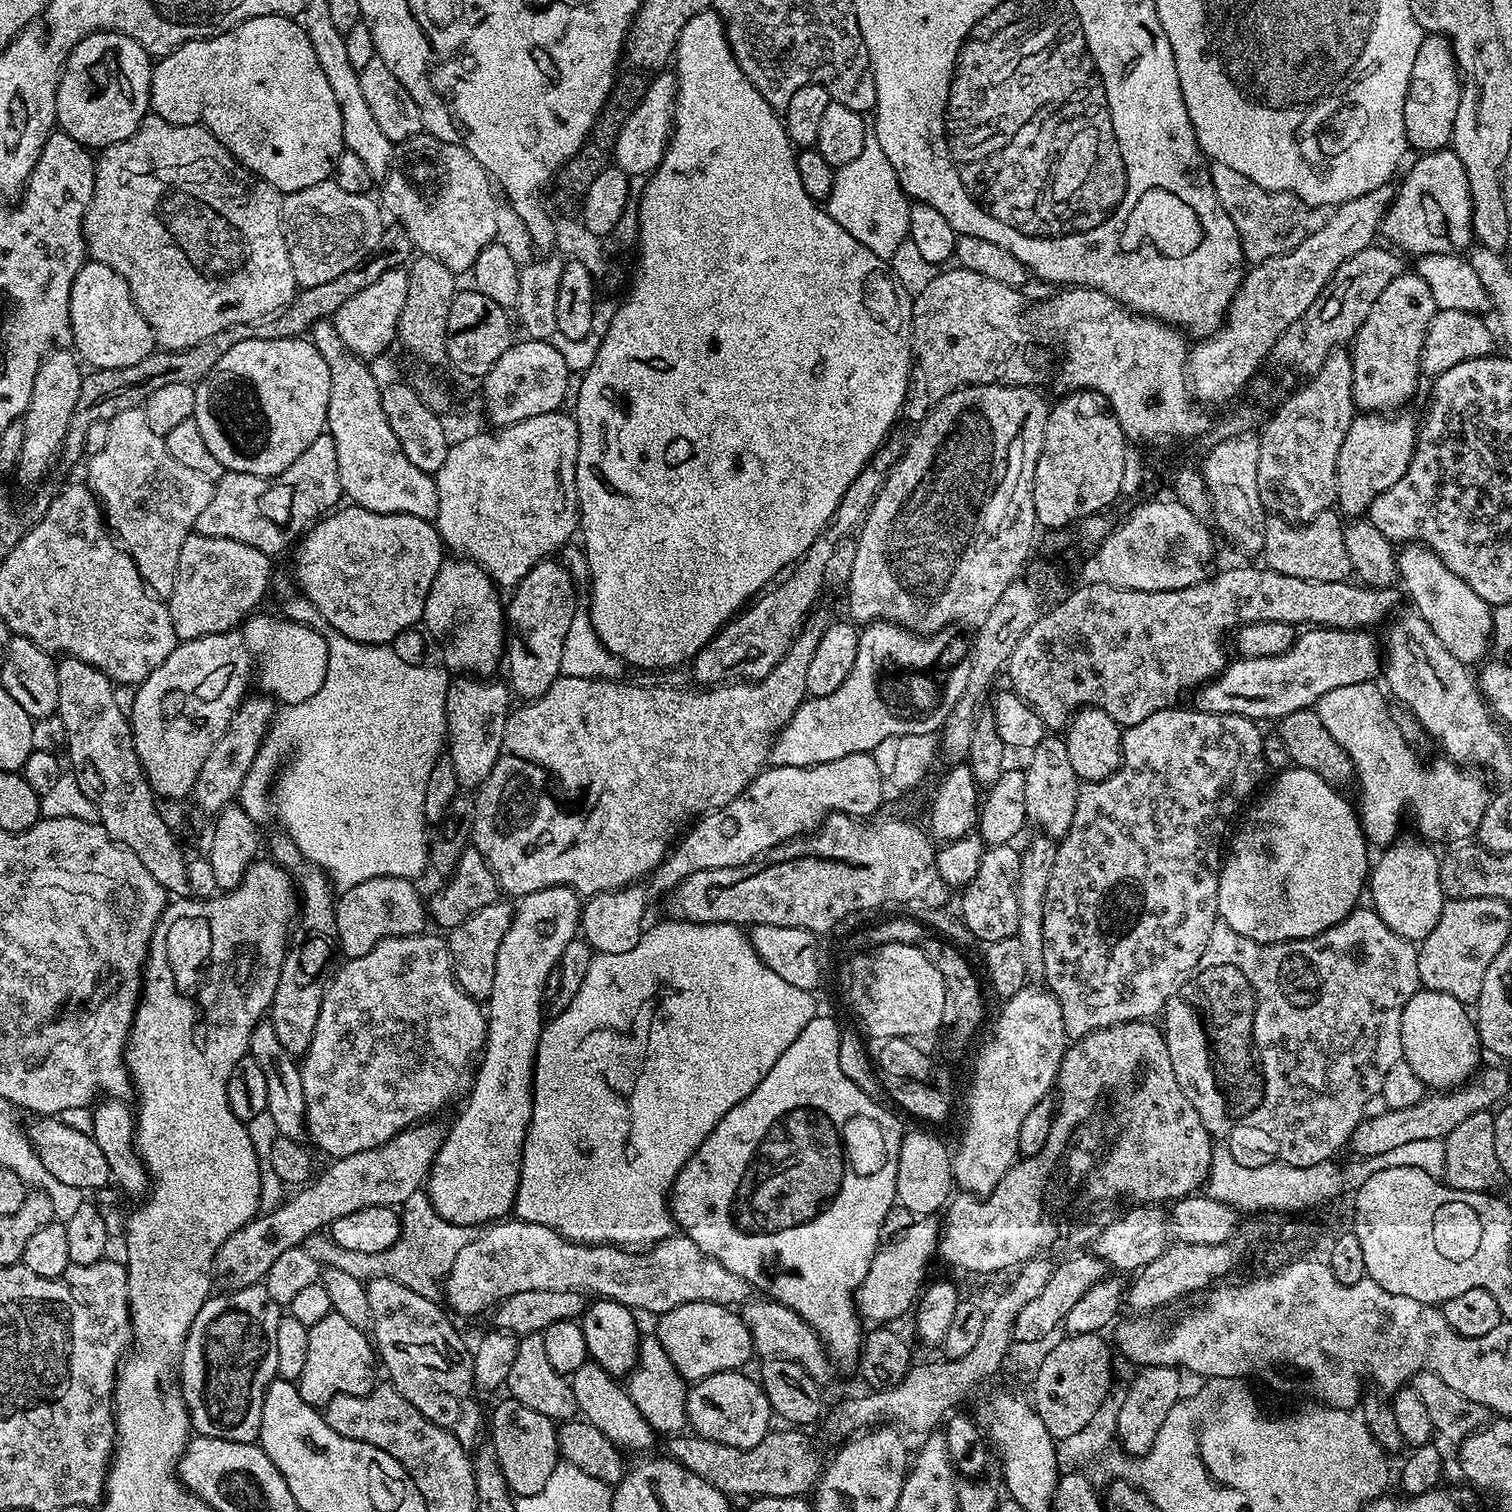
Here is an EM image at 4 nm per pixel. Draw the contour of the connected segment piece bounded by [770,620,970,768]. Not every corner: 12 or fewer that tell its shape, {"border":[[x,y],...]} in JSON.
{"border":[[888,620],[860,632],[834,694],[772,741],[778,768],[939,733],[970,640]]}

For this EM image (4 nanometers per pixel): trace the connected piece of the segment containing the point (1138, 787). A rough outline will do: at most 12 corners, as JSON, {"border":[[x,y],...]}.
{"border":[[1163,708],[1081,783],[1044,903],[1069,1038],[1159,1017],[1266,773]]}

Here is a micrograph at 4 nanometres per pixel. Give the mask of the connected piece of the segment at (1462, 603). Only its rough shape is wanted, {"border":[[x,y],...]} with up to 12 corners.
{"border":[[1415,542],[1399,581],[1464,664],[1491,647],[1493,609]]}

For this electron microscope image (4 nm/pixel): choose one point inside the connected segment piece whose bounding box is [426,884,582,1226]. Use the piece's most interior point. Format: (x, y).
(474, 1180)

